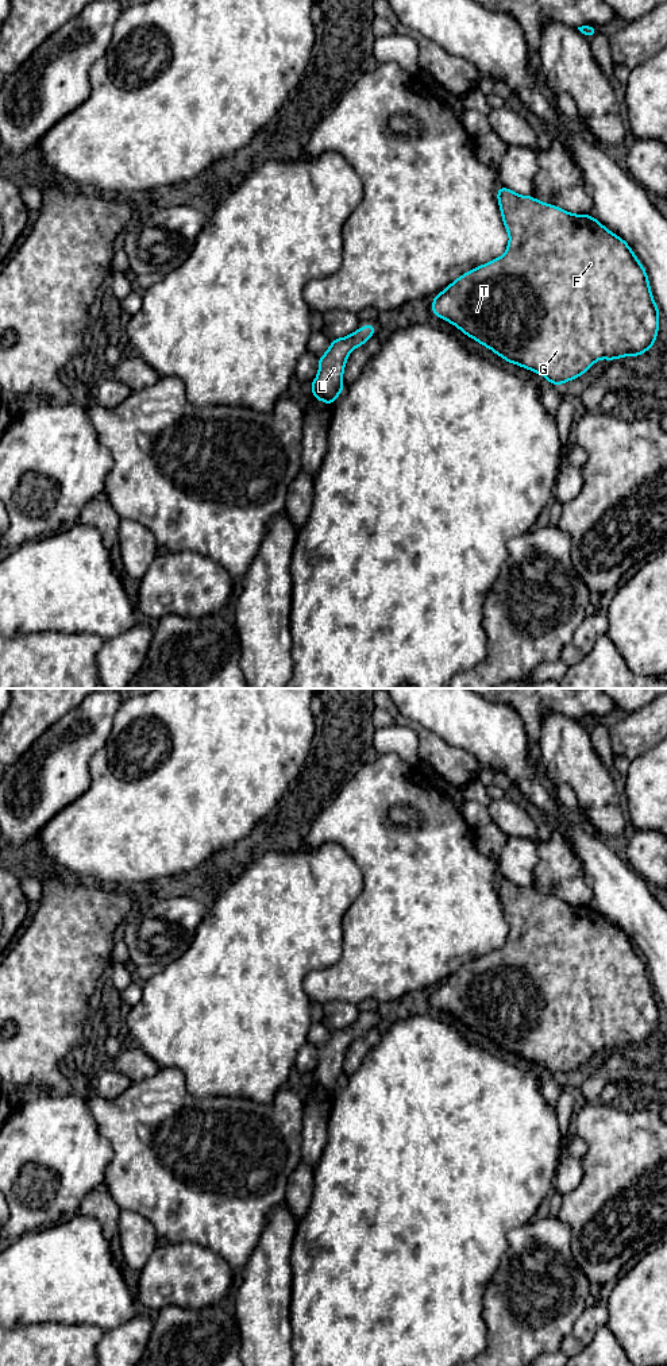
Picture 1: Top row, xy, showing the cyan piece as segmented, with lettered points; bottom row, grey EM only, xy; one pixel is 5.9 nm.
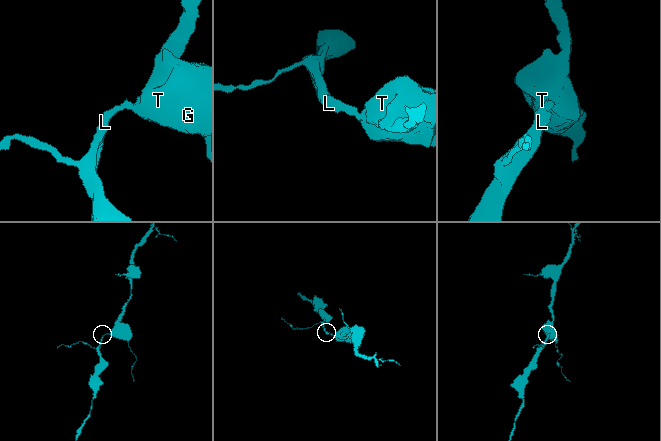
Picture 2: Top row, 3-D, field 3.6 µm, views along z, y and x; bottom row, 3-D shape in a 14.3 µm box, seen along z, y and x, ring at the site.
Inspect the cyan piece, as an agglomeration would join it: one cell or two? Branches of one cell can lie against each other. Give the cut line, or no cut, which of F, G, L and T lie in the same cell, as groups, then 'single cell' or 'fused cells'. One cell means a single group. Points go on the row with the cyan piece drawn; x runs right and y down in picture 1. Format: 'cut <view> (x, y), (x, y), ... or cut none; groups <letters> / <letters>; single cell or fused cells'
cut none; groups F G L T; single cell

